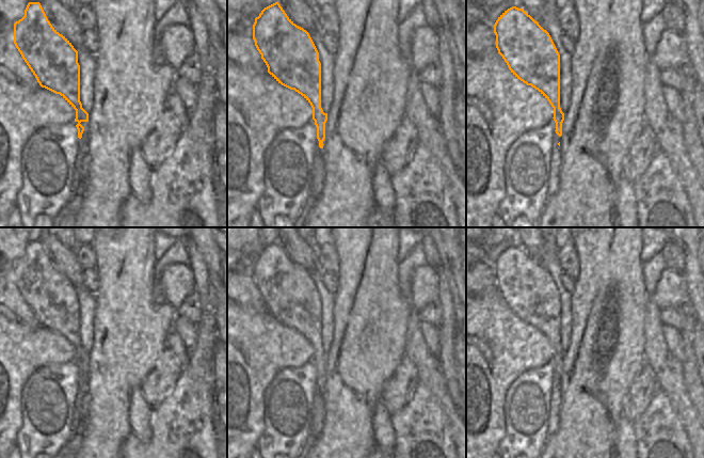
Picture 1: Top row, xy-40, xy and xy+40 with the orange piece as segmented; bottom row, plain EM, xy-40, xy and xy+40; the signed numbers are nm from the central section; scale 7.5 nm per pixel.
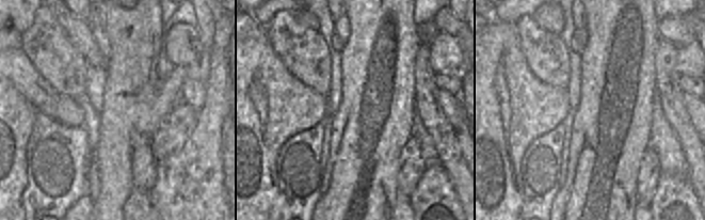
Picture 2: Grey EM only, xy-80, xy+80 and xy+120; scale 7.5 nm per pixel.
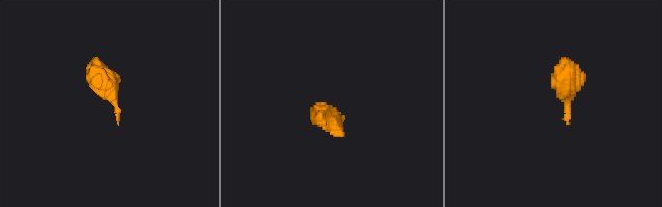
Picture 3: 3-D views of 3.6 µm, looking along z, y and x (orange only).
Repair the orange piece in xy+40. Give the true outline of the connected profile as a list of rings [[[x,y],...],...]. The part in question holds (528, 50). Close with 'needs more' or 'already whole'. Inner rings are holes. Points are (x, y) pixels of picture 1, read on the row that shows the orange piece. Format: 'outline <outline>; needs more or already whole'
outline [[[512,6],[505,11],[494,25],[496,35],[496,48],[507,63],[511,73],[527,85],[538,90],[554,108],[554,144],[551,146],[551,163],[549,165],[549,185],[547,195],[553,196],[560,185],[560,137],[562,136],[562,123],[564,113],[560,108],[560,54],[549,35],[538,21],[526,11]]]; needs more

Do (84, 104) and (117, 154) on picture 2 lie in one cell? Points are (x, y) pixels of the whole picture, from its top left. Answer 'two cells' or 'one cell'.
two cells

